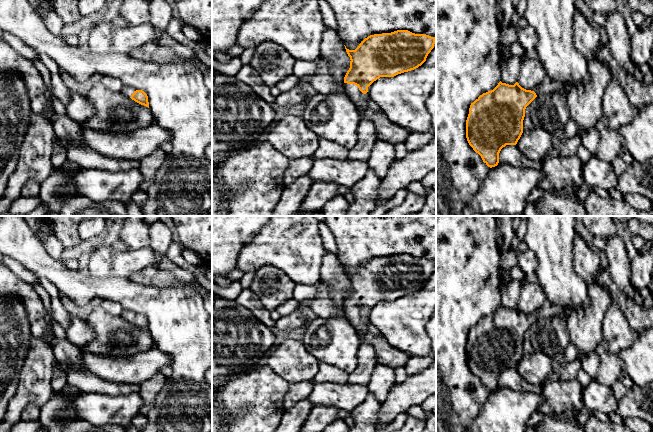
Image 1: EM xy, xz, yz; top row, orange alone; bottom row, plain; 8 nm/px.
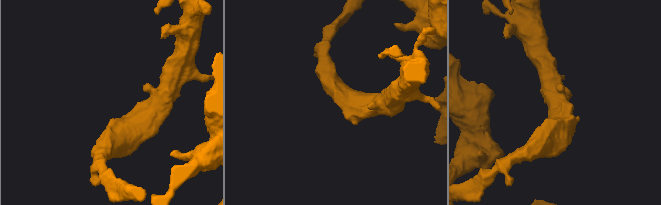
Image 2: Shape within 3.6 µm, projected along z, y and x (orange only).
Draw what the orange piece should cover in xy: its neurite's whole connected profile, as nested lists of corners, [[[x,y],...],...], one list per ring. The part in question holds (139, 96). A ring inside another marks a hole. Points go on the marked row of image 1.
[[[123,86],[121,92],[135,102],[149,108],[148,96],[144,91],[136,90],[130,86]]]

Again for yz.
[[[593,59],[588,61],[588,80],[585,86],[561,83],[548,76],[530,90],[522,88],[518,82],[509,85],[500,81],[493,90],[483,93],[471,103],[466,120],[467,141],[488,167],[497,166],[501,149],[506,145],[516,145],[523,133],[526,107],[539,95],[552,94],[561,90],[566,92],[570,118],[576,122],[577,134],[582,138],[588,129],[595,126],[602,115],[602,97],[611,80],[612,73],[609,68],[602,61]]]

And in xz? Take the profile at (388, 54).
[[[397,30],[370,35],[355,50],[345,46],[351,61],[344,85],[360,115],[357,142],[349,150],[348,160],[367,162],[377,141],[373,122],[364,116],[368,87],[380,77],[394,77],[418,68],[426,61],[434,44],[435,37]]]

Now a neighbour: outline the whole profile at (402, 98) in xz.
[[[436,47],[418,68],[394,77],[380,77],[369,87],[367,97],[374,101],[386,117],[410,132],[427,132],[431,129],[431,116],[426,100],[436,86]]]

